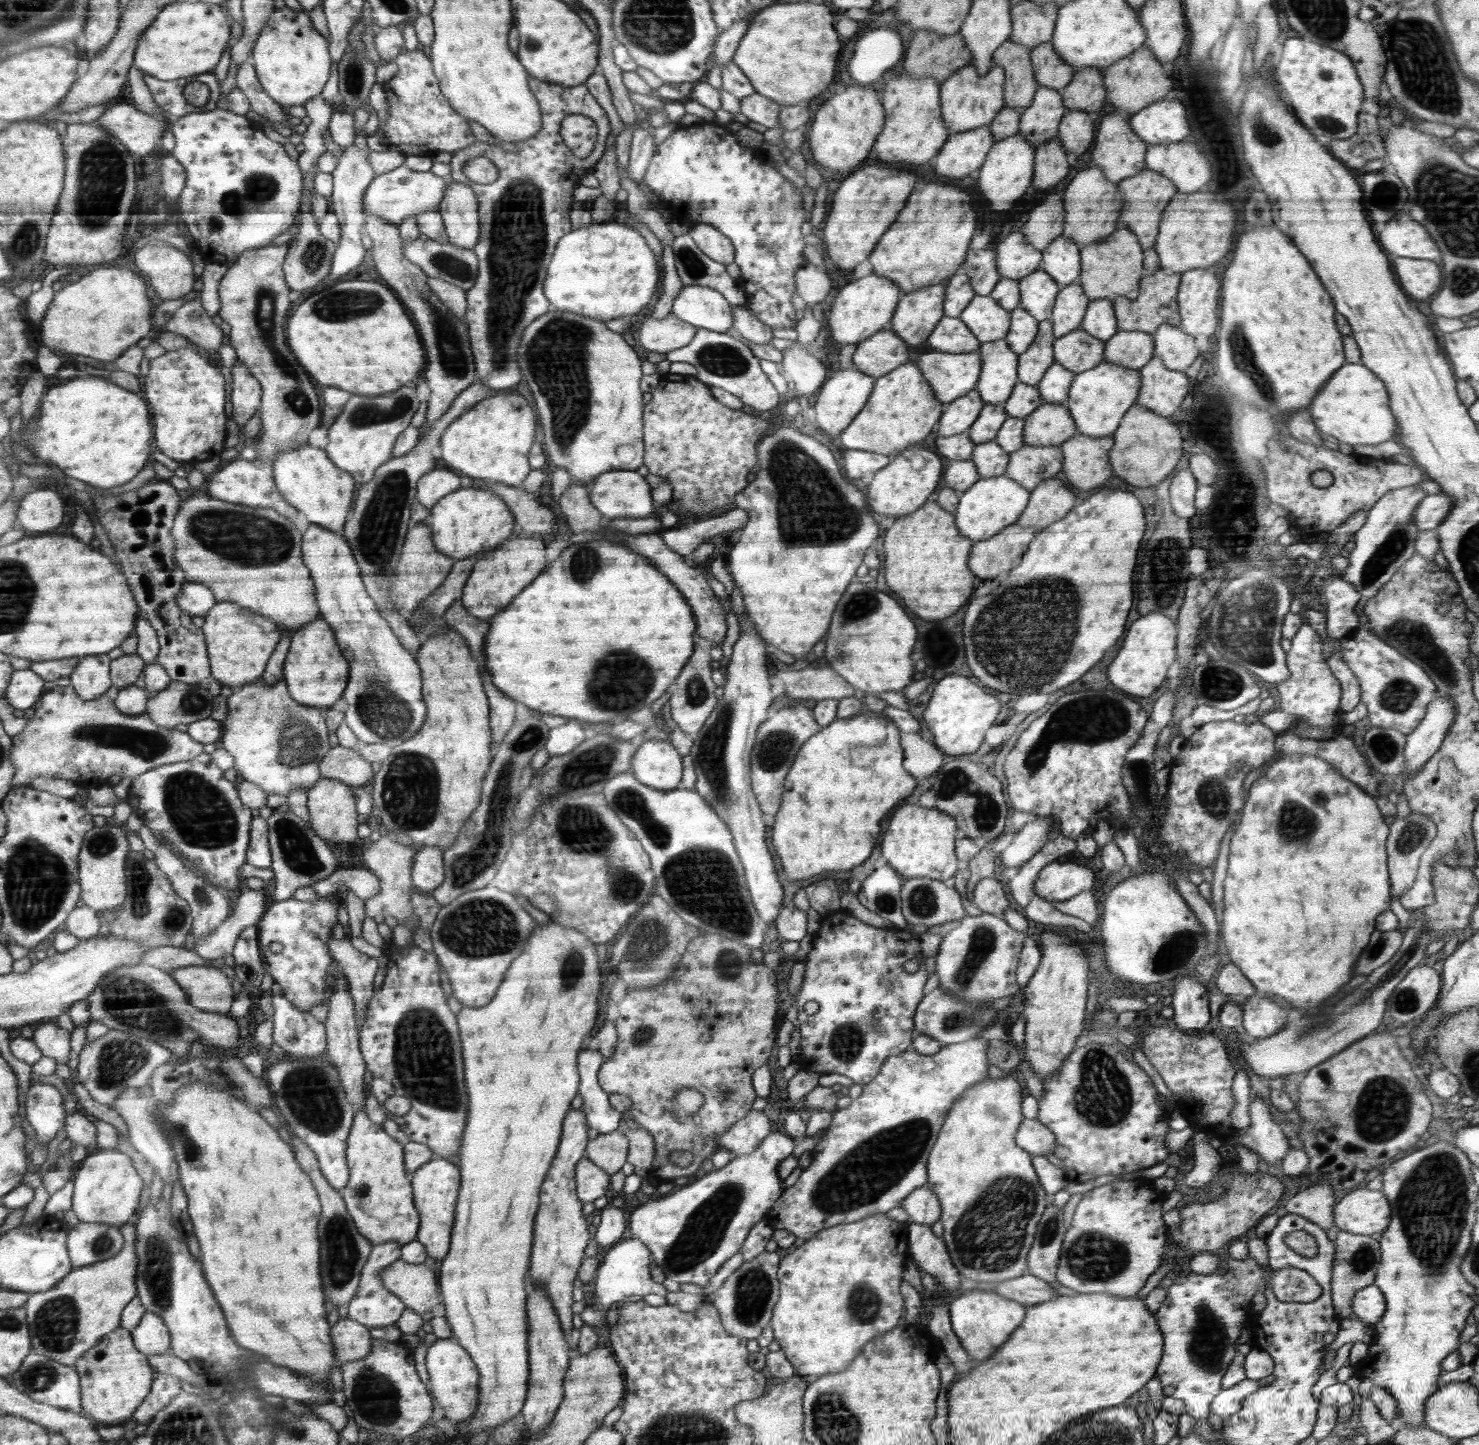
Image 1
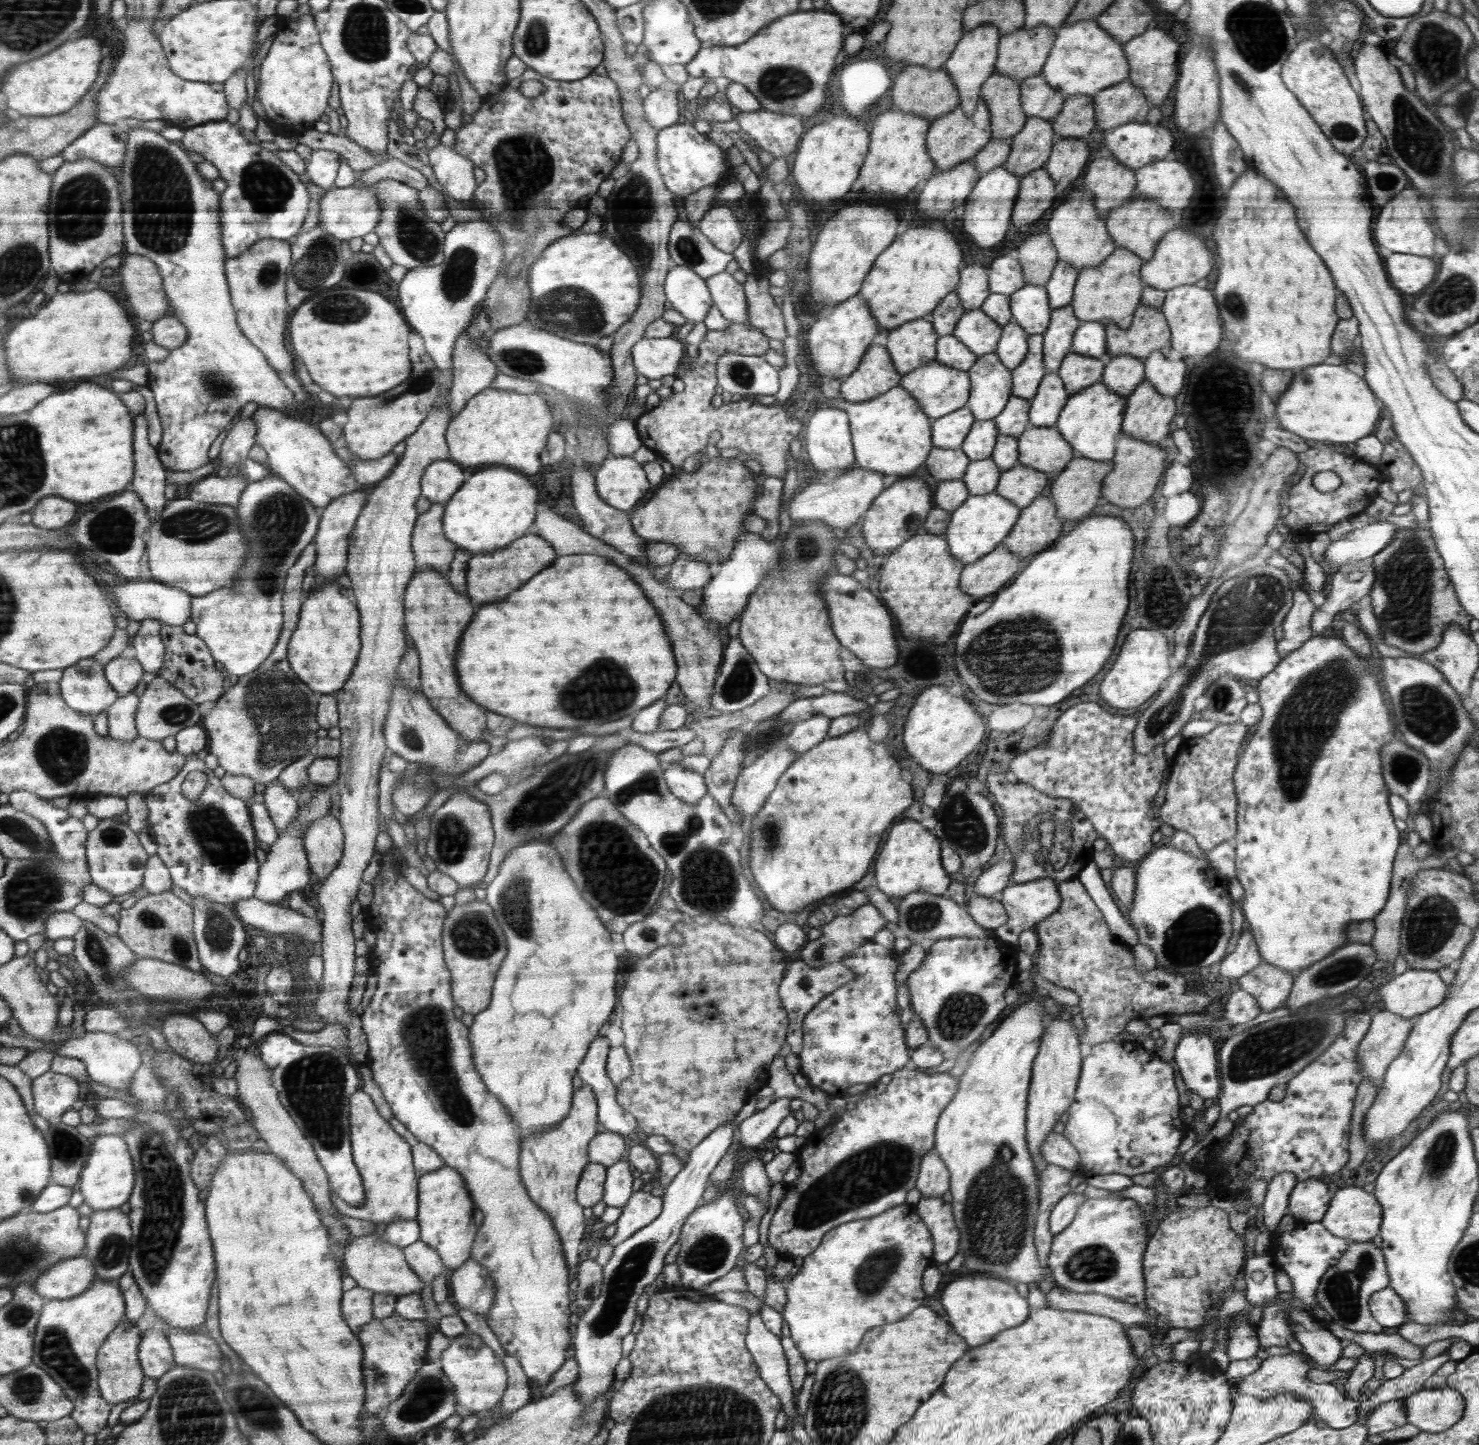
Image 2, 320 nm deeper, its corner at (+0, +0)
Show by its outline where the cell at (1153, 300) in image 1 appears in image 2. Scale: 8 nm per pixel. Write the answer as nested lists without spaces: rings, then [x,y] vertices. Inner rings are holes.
[[[1140,304],[1128,328],[1120,328],[1116,324],[1105,324],[1106,351],[1110,358],[1130,355],[1136,359],[1145,360],[1150,353],[1158,351],[1168,357],[1171,350],[1171,332],[1162,310]]]

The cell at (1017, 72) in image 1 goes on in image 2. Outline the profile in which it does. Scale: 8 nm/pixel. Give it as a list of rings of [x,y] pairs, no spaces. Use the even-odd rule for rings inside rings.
[[[994,72],[989,79],[986,79],[981,91],[981,99],[988,104],[992,115],[992,138],[1011,140],[1028,122],[1028,116],[1025,115],[1021,104],[1021,85],[1018,80]]]

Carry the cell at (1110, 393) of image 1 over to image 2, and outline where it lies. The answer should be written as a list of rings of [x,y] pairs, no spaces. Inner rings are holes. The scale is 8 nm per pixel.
[[[1099,381],[1076,395],[1069,396],[1064,410],[1061,411],[1056,429],[1071,445],[1075,456],[1092,460],[1110,460],[1115,455],[1117,438],[1121,434],[1127,397],[1114,394]]]

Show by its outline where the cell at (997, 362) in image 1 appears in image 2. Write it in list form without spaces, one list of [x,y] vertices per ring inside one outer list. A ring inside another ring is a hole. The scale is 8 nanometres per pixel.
[[[995,352],[978,357],[967,372],[972,380],[972,390],[965,406],[978,421],[996,418],[1013,395],[1012,370]]]

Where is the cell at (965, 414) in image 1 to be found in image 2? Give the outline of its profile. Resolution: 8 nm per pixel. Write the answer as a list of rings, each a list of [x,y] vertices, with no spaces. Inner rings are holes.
[[[967,406],[937,418],[933,425],[934,446],[952,449],[960,447],[976,420]]]

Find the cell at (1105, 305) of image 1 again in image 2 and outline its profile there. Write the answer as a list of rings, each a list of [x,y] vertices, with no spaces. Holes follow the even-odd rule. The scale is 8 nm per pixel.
[[[1082,322],[1074,335],[1072,352],[1098,359],[1107,355],[1105,324]]]

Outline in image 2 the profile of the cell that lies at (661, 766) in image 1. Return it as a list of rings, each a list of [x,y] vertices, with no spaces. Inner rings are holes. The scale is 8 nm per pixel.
[[[672,763],[663,769],[662,778],[670,793],[690,804],[698,803],[706,792],[706,783],[702,775],[690,771],[681,764]]]

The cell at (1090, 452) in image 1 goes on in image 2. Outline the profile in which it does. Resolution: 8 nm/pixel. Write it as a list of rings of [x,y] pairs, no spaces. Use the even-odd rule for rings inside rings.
[[[1075,456],[1060,474],[1056,475],[1054,484],[1050,486],[1051,498],[1055,500],[1058,516],[1066,520],[1080,520],[1092,512],[1100,498],[1104,477],[1113,469],[1113,459],[1092,460]]]

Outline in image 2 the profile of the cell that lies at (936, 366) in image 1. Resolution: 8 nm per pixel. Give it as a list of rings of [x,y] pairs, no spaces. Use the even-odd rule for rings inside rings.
[[[937,360],[905,374],[899,385],[908,389],[918,400],[920,407],[935,419],[964,407],[969,400],[969,392],[972,390],[972,380],[966,370],[962,371],[946,364],[940,364]]]

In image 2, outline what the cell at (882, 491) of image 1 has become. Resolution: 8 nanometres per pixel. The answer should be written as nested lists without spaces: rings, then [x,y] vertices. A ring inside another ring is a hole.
[[[912,476],[899,478],[874,499],[872,506],[863,515],[862,536],[867,552],[884,556],[897,550],[902,543],[919,532],[920,526],[925,524],[926,516],[929,516],[930,508],[932,492],[924,480]]]

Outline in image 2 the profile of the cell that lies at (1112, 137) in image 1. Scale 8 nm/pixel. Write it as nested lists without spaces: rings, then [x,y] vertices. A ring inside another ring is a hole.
[[[1110,155],[1091,161],[1084,176],[1084,191],[1093,193],[1098,215],[1105,218],[1110,210],[1132,198],[1136,183],[1135,171]]]

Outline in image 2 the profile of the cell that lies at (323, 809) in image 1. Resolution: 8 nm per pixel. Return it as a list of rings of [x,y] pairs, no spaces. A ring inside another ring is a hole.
[[[331,813],[316,818],[304,833],[303,846],[309,867],[322,883],[341,862],[342,828]]]

